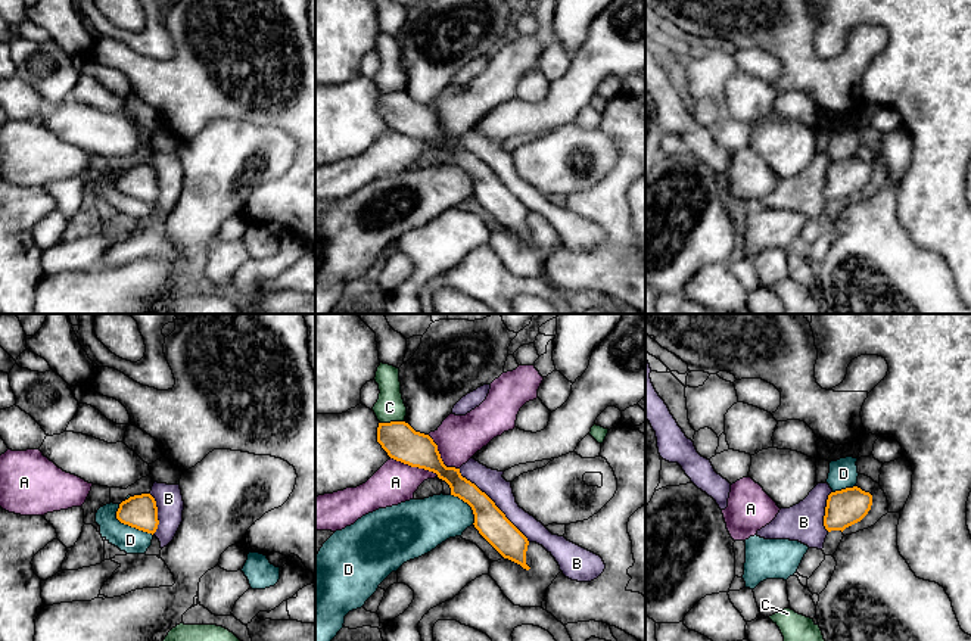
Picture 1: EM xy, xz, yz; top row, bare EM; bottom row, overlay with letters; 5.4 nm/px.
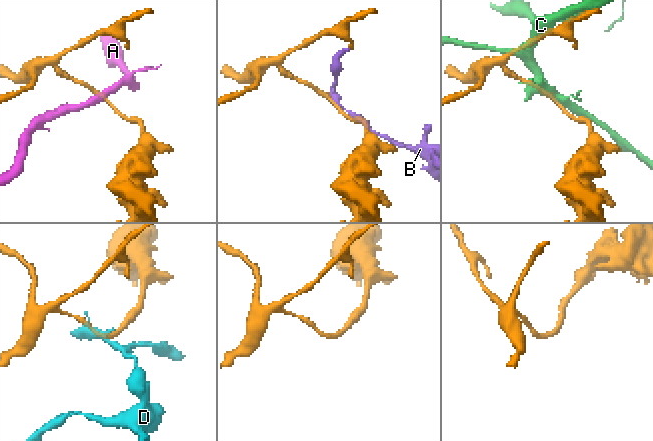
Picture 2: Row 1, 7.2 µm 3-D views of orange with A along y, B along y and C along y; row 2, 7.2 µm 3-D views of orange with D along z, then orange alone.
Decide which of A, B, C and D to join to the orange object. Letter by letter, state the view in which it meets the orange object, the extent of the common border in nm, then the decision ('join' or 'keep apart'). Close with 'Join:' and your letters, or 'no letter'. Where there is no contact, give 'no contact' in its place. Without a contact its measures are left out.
A: meets orange in xz; contact 280 nm long; keep apart
B: meets orange in xz; contact 550 nm long; join
C: meets orange in xz; contact 140 nm long; keep apart
D: meets orange in xy; contact 260 nm long; keep apart
Join: B

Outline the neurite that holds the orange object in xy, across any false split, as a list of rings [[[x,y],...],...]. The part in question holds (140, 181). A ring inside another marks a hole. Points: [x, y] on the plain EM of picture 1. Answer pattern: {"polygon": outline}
{"polygon": [[[155,152],[149,164],[122,171],[116,189],[124,195],[155,205],[164,218],[174,209],[183,192],[183,180],[180,155]]]}

